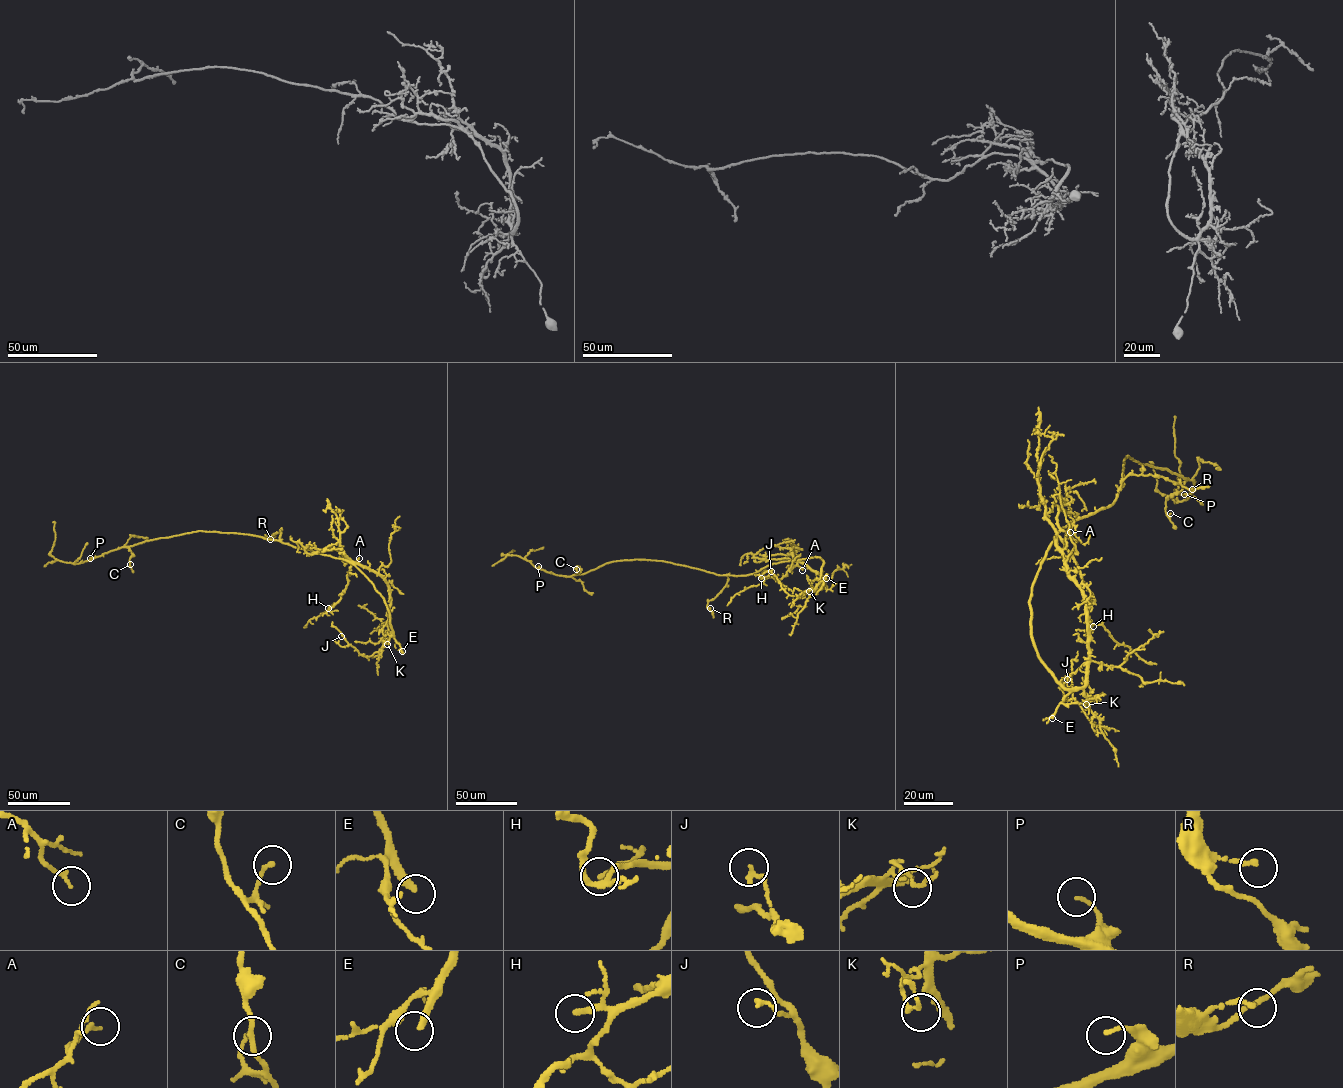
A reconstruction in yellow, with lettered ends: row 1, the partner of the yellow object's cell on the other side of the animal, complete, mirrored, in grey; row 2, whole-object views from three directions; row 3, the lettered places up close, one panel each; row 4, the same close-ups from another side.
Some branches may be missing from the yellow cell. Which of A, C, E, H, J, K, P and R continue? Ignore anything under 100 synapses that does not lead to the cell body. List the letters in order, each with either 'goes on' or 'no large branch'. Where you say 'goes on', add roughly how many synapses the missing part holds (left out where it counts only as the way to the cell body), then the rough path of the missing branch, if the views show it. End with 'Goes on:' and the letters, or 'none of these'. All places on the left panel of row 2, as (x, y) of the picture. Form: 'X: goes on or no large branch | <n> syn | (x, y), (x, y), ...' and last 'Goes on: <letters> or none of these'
A: no large branch
C: no large branch
E: goes on | (402, 651), (415, 660), (414, 670), (423, 676)
H: no large branch
J: no large branch
K: no large branch
P: no large branch
R: no large branch
Goes on: E

